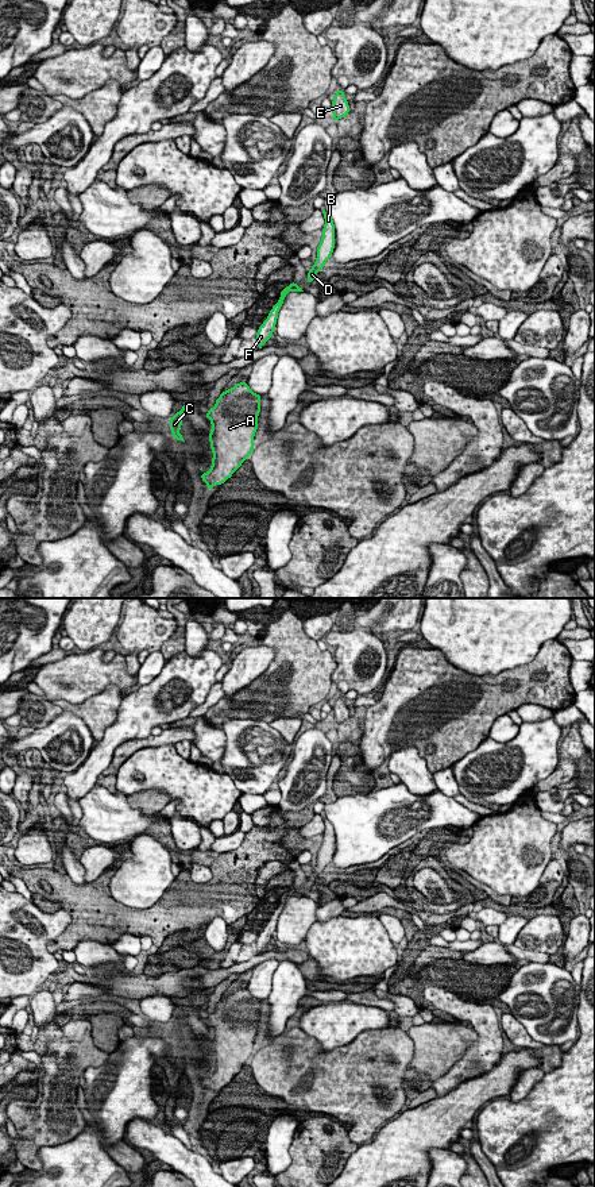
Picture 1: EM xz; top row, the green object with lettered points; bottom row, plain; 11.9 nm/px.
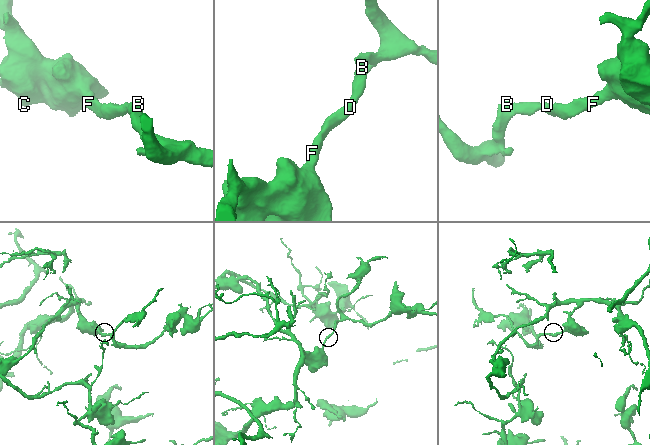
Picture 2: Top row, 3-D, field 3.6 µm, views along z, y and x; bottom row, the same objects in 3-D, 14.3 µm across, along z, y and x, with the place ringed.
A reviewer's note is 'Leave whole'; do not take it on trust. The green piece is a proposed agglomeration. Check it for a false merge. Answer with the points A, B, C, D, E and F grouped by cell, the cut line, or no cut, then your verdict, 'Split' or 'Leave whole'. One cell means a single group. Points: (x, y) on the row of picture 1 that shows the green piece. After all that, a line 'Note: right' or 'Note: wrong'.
Groups: A B C D E F. No split. Leave whole
Note: right

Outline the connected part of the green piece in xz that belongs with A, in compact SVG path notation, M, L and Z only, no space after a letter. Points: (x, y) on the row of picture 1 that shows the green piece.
M240 382L227 392L223 390L216 405L205 415L212 423L209 442L213 451L210 470L201 474L208 485L206 490L224 483L251 455L260 398L247 382Z

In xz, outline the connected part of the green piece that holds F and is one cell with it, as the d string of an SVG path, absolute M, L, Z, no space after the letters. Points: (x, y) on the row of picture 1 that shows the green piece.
M294 281L289 286L282 289L278 302L273 307L273 309L270 311L267 319L258 328L256 342L258 342L259 348L262 348L262 346L271 338L273 332L275 331L278 312L279 312L279 309L281 309L281 307L283 304L286 293L290 292L290 290L293 290L293 292L304 292L302 288L298 286Z

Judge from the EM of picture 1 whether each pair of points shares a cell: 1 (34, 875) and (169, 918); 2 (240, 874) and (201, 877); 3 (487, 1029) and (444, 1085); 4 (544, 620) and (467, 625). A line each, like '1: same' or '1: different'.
1: same
2: different
3: same
4: same

